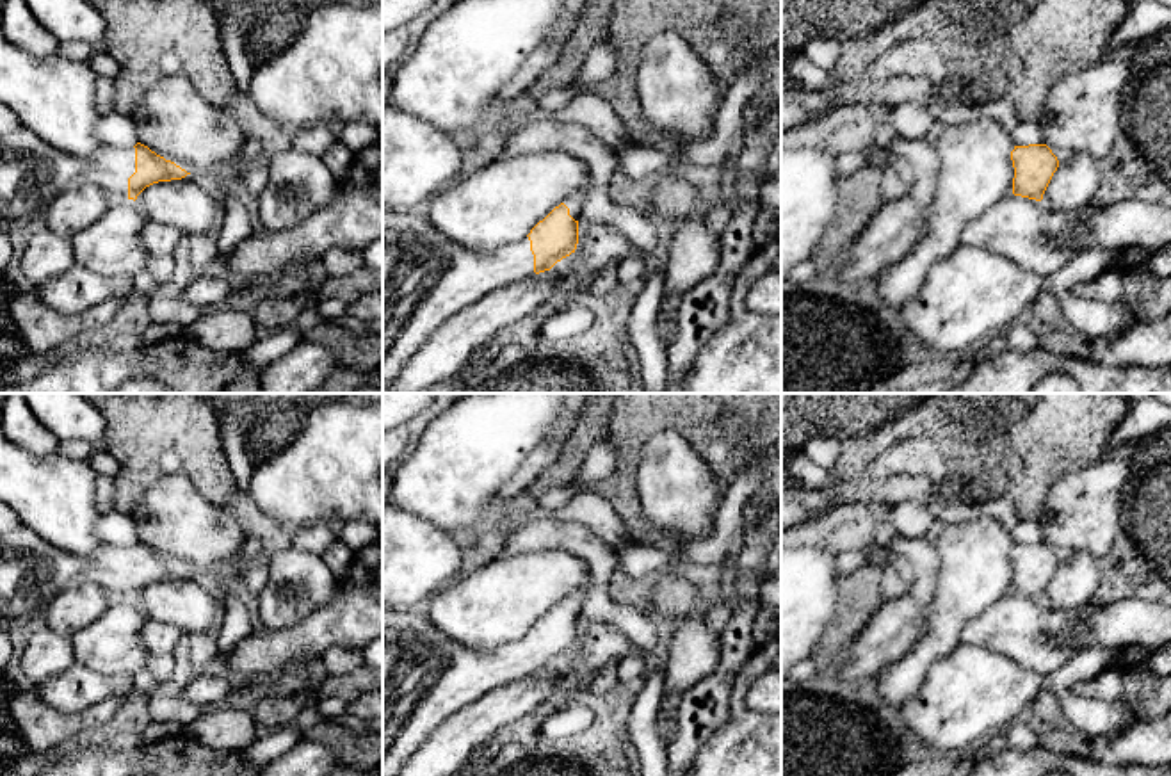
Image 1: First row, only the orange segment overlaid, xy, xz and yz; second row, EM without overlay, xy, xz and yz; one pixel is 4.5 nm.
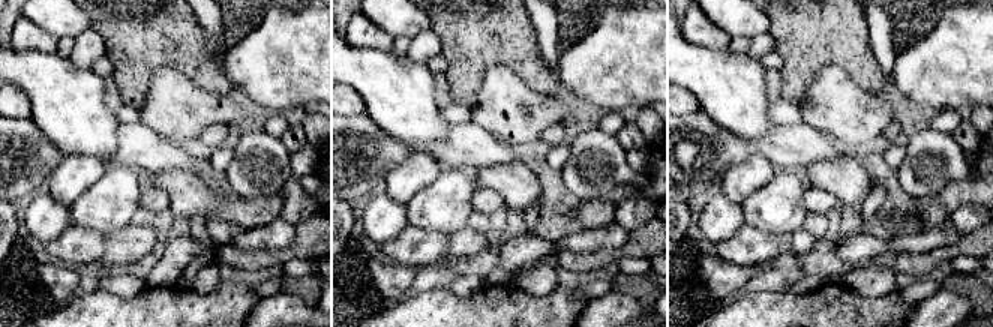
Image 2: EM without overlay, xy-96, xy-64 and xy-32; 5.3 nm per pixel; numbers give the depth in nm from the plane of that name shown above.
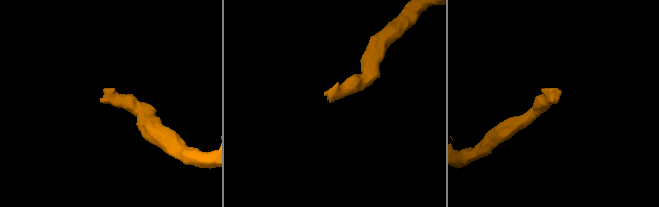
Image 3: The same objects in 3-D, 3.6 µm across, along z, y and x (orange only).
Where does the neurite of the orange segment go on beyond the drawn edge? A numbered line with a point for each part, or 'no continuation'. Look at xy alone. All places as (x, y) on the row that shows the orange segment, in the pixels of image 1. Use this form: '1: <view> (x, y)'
1: xy (32, 173)

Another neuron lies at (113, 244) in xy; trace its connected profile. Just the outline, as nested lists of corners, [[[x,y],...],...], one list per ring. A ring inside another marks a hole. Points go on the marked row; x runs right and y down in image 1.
[[[125,199],[110,206],[98,221],[73,235],[75,262],[103,276],[135,276],[148,262],[142,230],[148,222],[142,206]]]

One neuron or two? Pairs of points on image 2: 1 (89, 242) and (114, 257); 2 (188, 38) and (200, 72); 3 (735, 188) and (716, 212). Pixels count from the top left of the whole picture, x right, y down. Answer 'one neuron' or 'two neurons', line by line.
1: two neurons
2: one neuron
3: two neurons

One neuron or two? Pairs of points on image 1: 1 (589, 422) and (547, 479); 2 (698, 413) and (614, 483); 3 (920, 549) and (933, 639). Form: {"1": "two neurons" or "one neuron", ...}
{"1": "one neuron", "2": "one neuron", "3": "two neurons"}

